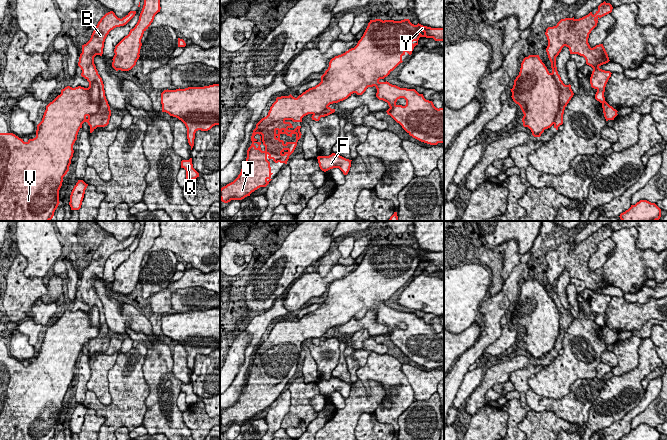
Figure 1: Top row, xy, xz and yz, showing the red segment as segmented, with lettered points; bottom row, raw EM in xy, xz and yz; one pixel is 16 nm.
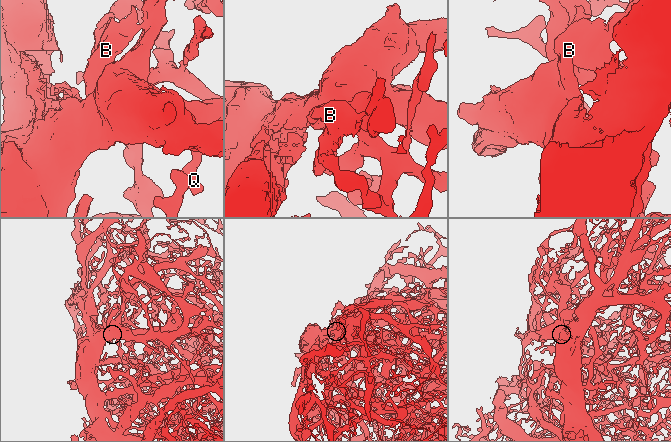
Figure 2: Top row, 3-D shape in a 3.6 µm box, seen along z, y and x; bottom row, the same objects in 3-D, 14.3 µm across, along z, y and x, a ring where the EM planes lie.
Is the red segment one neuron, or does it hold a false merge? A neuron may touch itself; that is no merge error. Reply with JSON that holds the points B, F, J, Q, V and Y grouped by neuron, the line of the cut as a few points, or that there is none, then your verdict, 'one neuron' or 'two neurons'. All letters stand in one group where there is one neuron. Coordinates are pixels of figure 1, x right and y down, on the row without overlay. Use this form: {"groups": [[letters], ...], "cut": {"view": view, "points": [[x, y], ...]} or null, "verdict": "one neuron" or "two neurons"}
{"groups": [["B", "F", "J", "Q", "V", "Y"]], "cut": null, "verdict": "one neuron"}

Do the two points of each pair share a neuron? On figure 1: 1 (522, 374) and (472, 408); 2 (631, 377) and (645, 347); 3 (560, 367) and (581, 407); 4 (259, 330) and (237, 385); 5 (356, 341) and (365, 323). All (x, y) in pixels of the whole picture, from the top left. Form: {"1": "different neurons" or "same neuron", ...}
{"1": "different neurons", "2": "same neuron", "3": "different neurons", "4": "same neuron", "5": "different neurons"}

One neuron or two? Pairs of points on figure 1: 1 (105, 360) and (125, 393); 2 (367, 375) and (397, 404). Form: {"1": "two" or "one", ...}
{"1": "two", "2": "one"}

